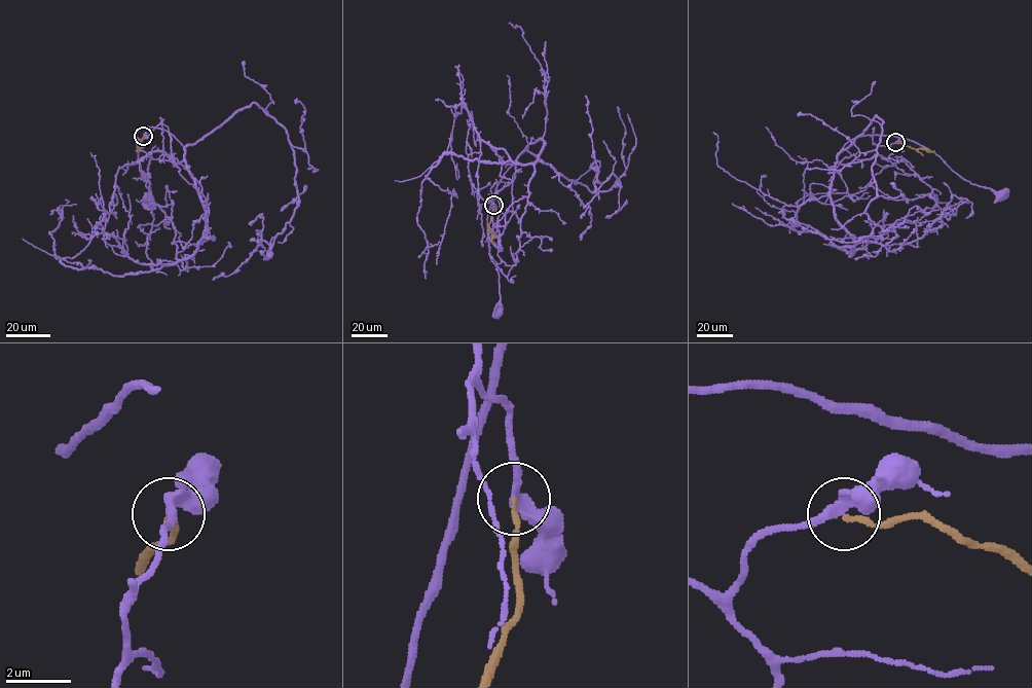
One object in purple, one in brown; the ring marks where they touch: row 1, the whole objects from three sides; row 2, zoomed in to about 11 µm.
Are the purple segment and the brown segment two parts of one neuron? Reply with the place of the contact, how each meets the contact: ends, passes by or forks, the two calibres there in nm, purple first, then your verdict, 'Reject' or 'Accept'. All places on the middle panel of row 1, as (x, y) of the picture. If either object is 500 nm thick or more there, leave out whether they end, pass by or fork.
Place: (493, 205). At the ring purple passes by. At the ring brown ends. Thickness 320 nm (purple) against 160 nm. Reject

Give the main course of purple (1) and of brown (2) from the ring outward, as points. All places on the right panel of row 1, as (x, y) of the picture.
1: (895, 143), (887, 158), (837, 160), (850, 140), (892, 136), (1002, 193)
2: (895, 143), (934, 150)

